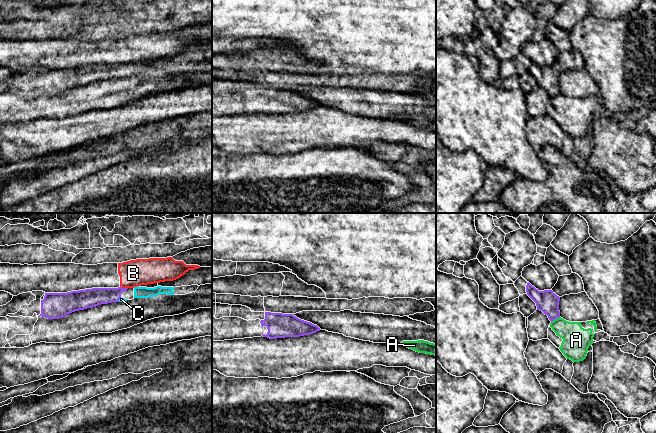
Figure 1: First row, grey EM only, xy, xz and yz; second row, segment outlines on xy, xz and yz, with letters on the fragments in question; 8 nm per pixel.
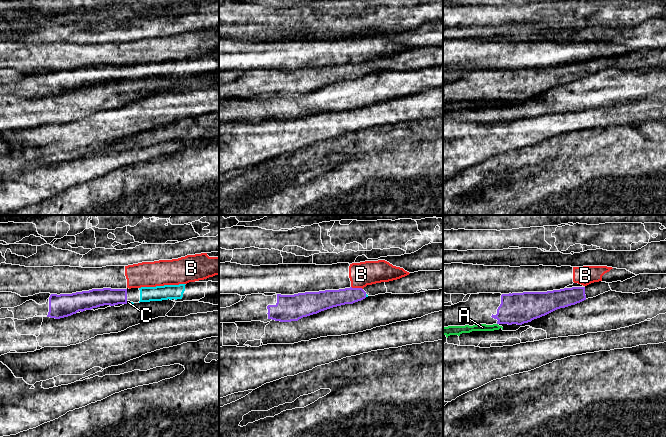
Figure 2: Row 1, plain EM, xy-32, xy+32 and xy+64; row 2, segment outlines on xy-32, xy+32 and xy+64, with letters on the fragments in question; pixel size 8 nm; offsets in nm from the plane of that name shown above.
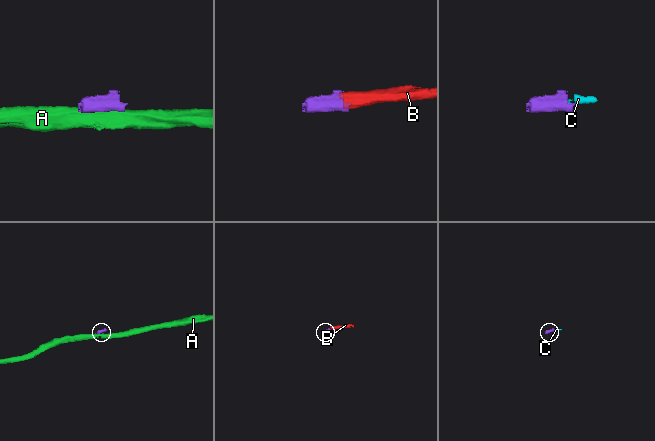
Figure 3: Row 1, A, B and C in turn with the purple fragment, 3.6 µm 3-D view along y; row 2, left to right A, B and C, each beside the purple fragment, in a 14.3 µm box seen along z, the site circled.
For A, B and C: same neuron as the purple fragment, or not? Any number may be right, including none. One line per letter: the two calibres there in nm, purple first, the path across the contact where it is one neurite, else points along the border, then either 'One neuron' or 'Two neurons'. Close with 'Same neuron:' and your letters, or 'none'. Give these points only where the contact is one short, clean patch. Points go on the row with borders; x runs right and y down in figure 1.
A: Thickness 180 nm (purple) against 220 nm. Boundary: yz (559, 316), (551, 322). Two neurons
B: Thickness 140 nm (purple) against 220 nm. Two neurons
C: Thickness 150 nm (purple) against 40 nm. Path across: xy (88, 298), (119, 298), (121, 299). One neuron
Same neuron: C

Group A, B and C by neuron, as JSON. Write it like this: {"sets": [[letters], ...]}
{"sets": [["A"], ["B"], ["C"]]}

